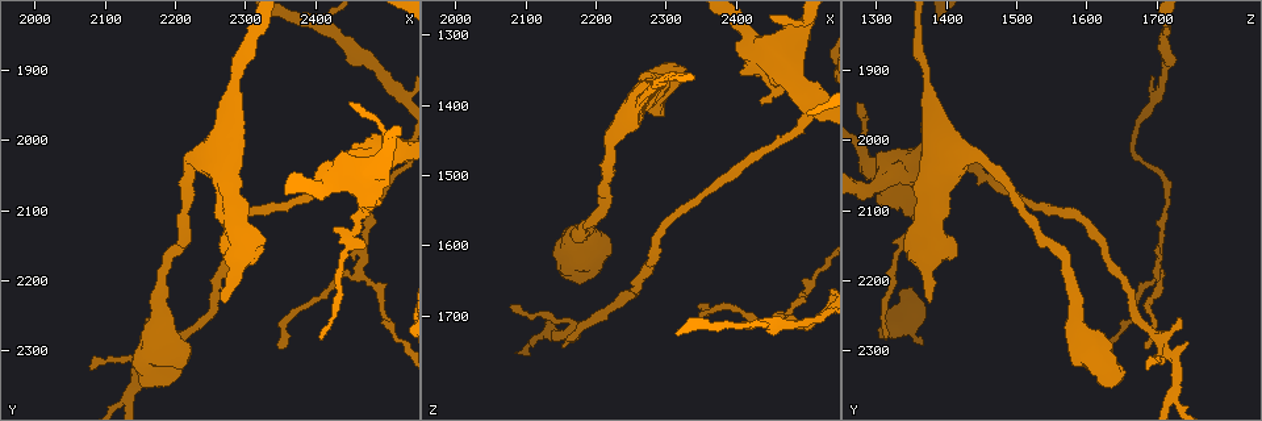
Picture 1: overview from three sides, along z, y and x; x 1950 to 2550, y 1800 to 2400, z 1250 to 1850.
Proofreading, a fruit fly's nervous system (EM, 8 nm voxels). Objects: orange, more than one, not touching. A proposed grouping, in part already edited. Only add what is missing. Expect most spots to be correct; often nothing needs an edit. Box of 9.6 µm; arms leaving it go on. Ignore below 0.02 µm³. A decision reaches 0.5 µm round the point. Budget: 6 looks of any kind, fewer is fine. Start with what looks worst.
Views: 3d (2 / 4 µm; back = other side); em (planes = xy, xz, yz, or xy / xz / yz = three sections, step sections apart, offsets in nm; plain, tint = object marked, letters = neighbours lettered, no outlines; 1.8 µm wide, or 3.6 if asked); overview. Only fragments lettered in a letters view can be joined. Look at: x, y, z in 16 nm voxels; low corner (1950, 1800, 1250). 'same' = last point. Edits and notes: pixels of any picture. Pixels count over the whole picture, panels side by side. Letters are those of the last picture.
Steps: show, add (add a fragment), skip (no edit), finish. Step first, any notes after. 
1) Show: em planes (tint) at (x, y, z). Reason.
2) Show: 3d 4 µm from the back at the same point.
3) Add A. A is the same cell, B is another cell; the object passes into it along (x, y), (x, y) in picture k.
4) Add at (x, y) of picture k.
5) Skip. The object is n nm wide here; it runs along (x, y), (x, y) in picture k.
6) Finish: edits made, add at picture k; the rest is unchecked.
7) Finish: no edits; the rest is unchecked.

Show: 3d 4 µm at (2270, 2230, 1380).

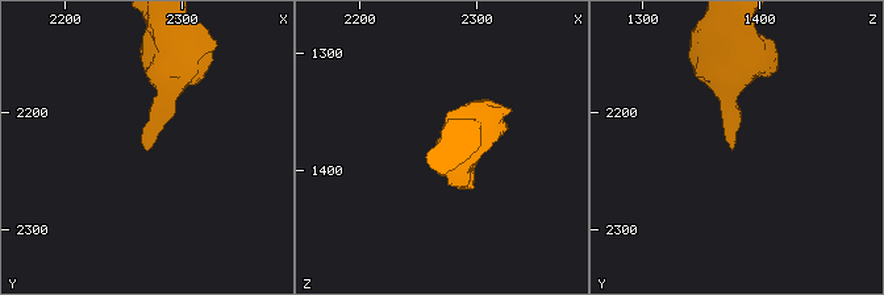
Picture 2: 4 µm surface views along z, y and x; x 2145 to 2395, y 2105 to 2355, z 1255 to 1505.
Show: em planes (letters) at (2270, 2232, 1378).

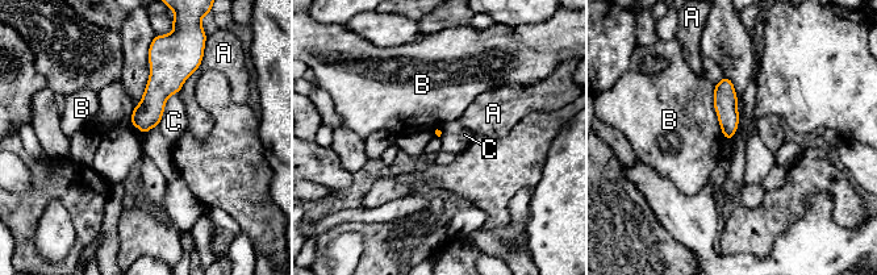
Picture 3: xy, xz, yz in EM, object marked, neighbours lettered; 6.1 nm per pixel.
Skip. A, B and C are other cells; no lettered fragment goes on from it.

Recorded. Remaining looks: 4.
Show: 3d 4 µm from the back at (2345, 2295, 1685). Branch stops here.

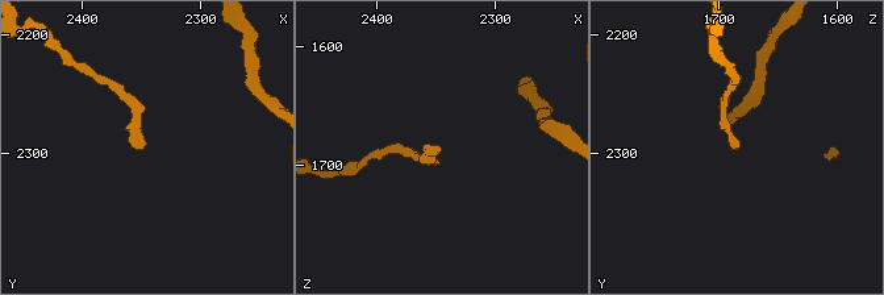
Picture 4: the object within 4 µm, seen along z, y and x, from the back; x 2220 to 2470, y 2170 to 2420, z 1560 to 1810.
Show: em xy step 16 (tint) at (2348, 2298, 1686). Now the EM.

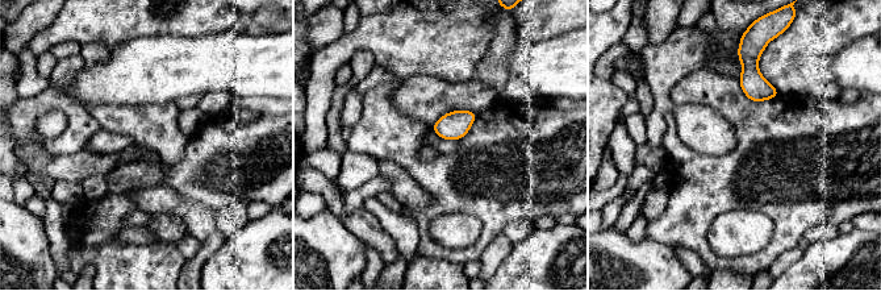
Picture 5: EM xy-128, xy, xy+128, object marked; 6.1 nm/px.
Show: em planes (letters) at the same point.

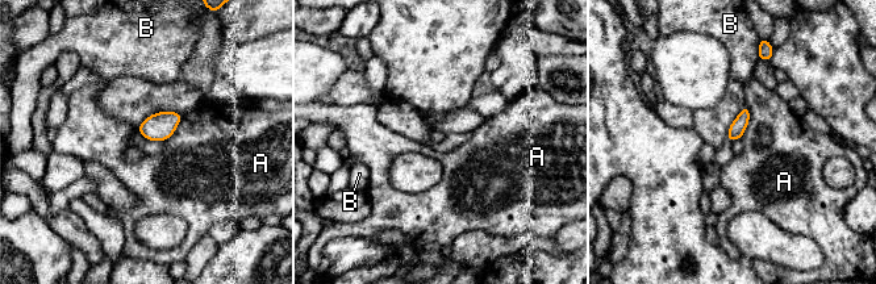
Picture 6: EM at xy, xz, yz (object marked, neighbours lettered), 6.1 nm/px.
Skip. The longest contact is with A, 220 nm; A and B are other cells; no lettered fragment goes on from it.

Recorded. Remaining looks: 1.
Show: em planes (letters) at (2465, 2190, 1700). Sharp bend.

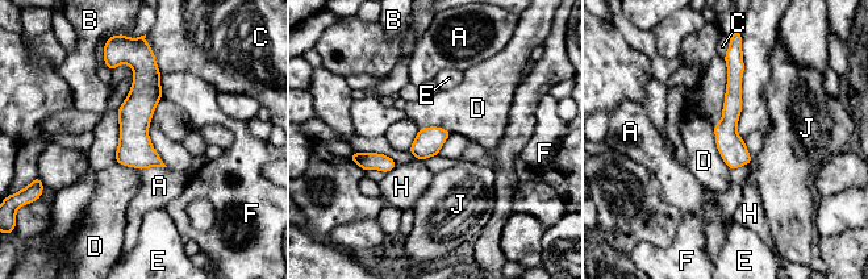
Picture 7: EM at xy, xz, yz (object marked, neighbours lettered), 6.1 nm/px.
Skip. The longest contact is with D, 300 nm; A, B, C, D, E, F, H and J are other cells; it runs along (134, 62), (140, 144), (159, 163) in picture 7; none of them fits.

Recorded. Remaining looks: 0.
Finish: no edits; the rest is unchecked.

